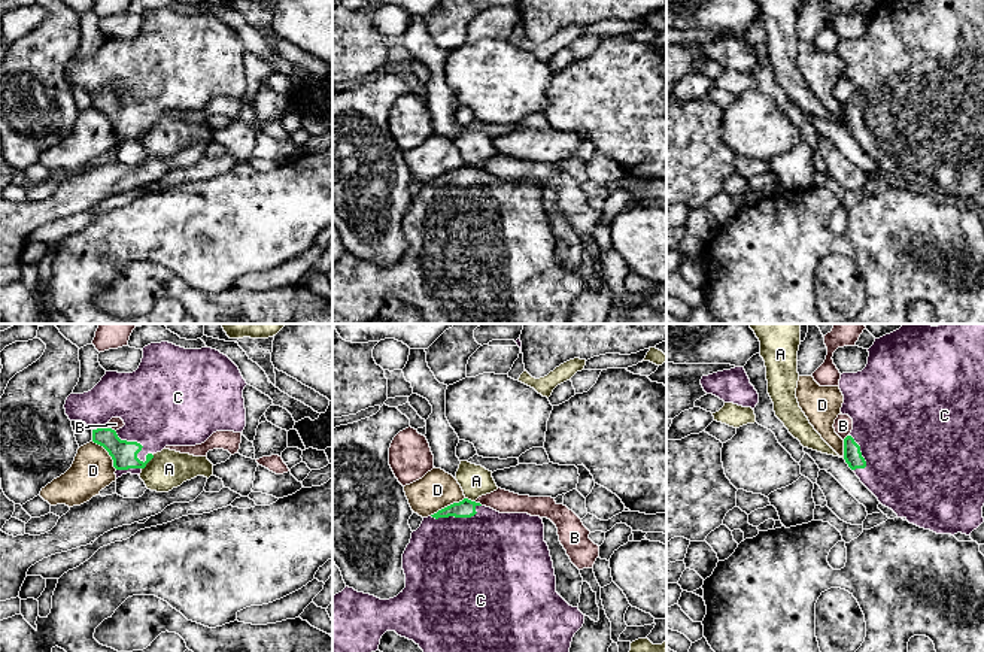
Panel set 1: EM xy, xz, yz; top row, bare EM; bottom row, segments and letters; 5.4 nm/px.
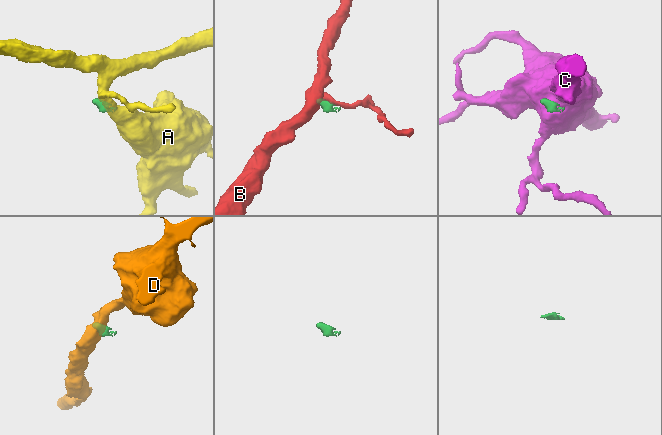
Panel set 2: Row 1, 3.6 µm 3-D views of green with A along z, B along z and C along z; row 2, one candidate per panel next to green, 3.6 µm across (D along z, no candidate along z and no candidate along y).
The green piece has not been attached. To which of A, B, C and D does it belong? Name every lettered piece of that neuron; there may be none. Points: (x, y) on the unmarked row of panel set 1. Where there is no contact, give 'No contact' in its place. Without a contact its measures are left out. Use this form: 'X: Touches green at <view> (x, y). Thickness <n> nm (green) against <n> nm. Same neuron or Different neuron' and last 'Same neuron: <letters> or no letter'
A: Touches green at xy (149, 126). Thickness 140 nm (green) against 200 nm. Different neuron
B: Touches green at xy (111, 94). Thickness 140 nm (green) against 70 nm. Different neuron
C: Touches green at xy (136, 108). Thickness 140 nm (green) against 460 nm. Same neuron
D: Touches green at xz (448, 172). Thickness 100 nm (green) against 200 nm. Different neuron
Same neuron: C

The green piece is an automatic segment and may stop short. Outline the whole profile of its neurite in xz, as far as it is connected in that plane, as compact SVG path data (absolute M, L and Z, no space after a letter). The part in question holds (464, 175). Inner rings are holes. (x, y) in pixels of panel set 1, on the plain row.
M464 164L423 184L420 192L411 198L410 209L403 219L403 236L406 240L406 254L394 264L380 266L349 252L332 263L332 324L362 324L376 318L386 297L395 297L398 301L413 306L428 324L568 324L573 303L584 289L584 280L578 273L570 272L556 258L553 227L549 212L544 207L544 189L540 182L499 179L480 169Z

